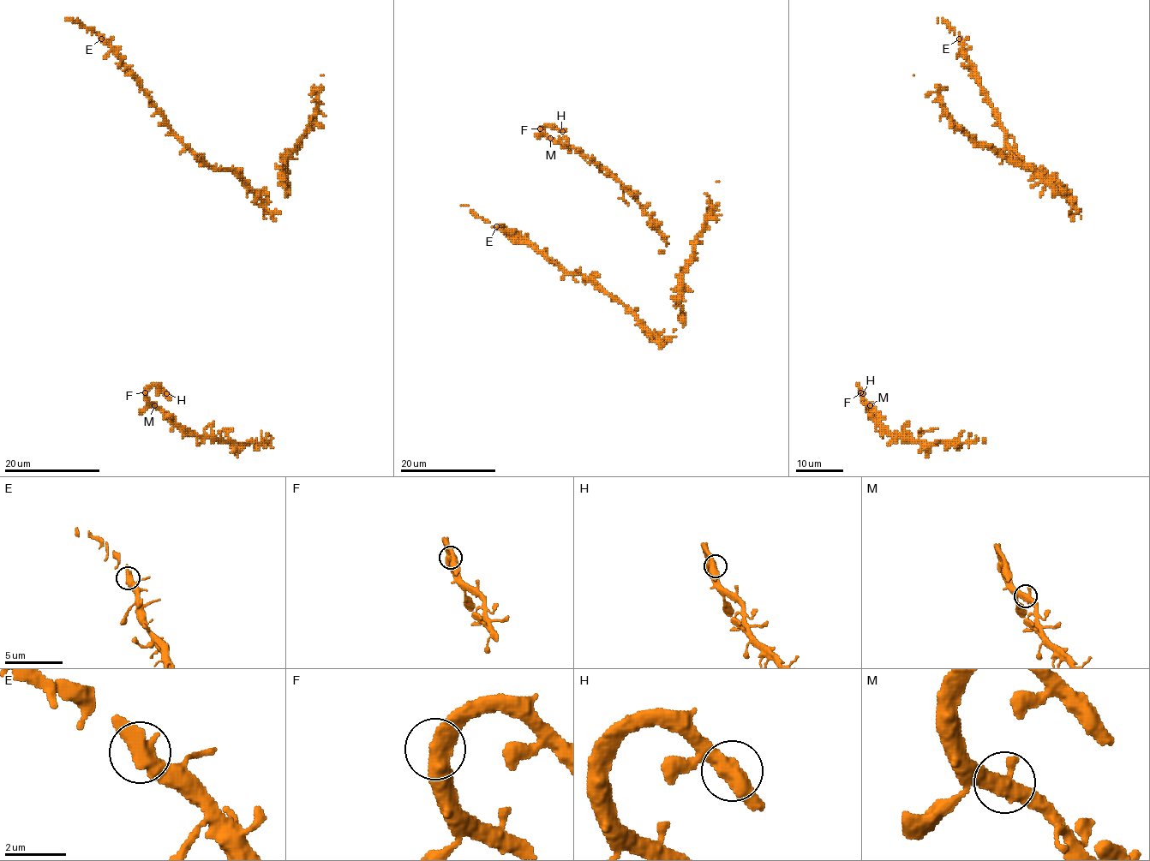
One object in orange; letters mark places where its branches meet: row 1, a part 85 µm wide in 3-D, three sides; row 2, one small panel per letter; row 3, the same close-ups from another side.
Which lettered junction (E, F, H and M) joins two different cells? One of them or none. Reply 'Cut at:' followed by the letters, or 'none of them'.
Cut at: none of them

